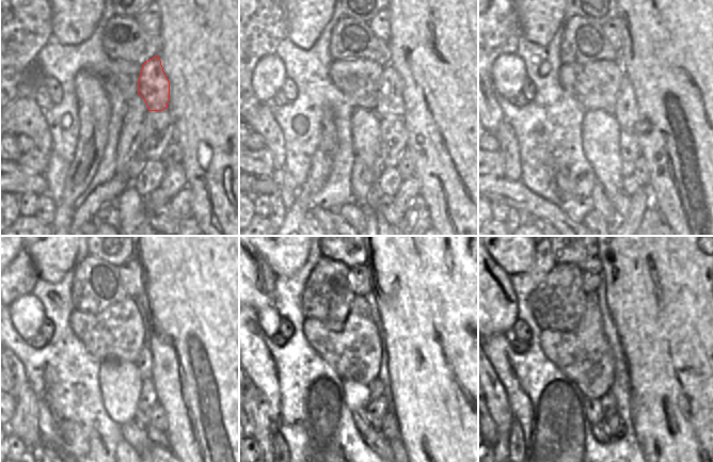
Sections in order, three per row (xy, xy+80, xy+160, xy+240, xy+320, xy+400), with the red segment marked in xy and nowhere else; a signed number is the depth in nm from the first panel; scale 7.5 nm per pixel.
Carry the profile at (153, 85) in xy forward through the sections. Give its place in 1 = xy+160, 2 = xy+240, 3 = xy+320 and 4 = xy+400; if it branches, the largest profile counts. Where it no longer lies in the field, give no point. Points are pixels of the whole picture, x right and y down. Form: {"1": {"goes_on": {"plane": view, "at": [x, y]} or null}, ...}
{"1": {"goes_on": {"plane": "xy+160", "at": [626, 113]}}, "2": {"goes_on": {"plane": "xy+240", "at": [144, 362]}}, "3": {"goes_on": {"plane": "xy+320", "at": [376, 386]}}, "4": {"goes_on": {"plane": "xy+400", "at": [607, 401]}}}

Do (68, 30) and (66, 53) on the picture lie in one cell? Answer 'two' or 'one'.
two

